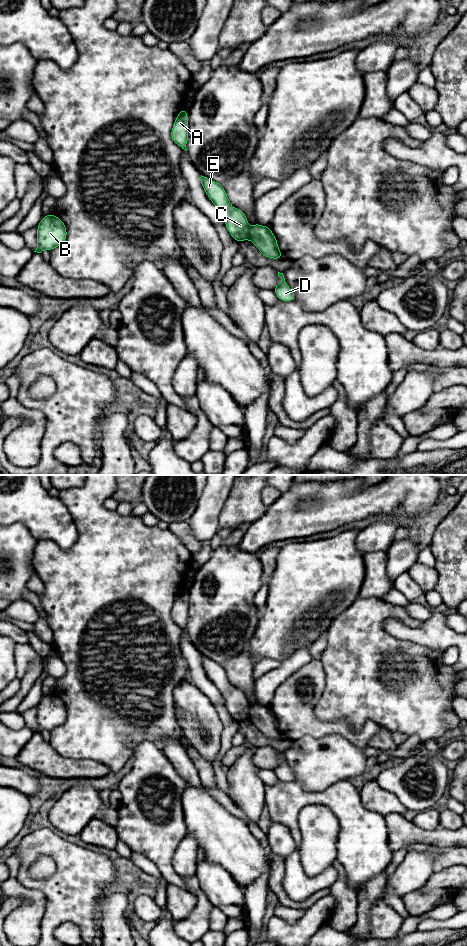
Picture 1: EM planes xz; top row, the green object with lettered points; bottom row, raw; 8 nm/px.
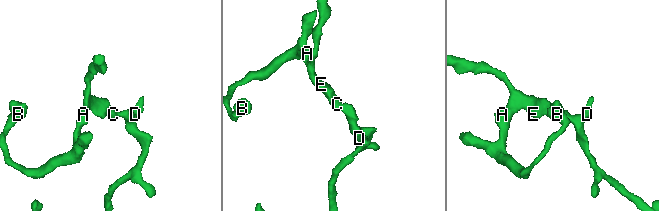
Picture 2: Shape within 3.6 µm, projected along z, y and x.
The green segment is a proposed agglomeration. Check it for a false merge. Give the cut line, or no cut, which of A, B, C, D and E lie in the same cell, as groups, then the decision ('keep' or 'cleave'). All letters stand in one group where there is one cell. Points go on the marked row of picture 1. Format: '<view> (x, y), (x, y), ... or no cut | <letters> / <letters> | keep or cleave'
xz (250, 227), (248, 238) | A B C E / D | cleave

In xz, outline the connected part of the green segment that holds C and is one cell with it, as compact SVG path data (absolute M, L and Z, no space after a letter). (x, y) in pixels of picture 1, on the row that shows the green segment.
M201 175L201 184L208 198L225 218L225 226L236 242L249 239L249 224L243 211L234 208L223 186Z

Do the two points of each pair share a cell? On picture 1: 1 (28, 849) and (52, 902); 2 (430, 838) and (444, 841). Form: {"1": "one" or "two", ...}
{"1": "one", "2": "one"}

